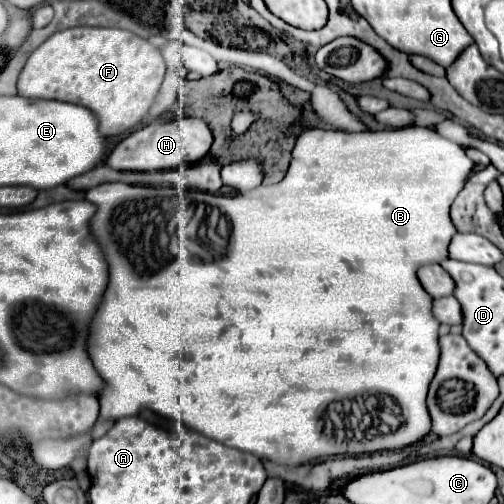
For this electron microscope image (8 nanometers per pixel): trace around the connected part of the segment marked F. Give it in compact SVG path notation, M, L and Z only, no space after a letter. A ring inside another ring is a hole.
M70 27L56 31L28 57L18 77L18 95L30 99L54 99L90 109L98 117L104 137L122 135L136 127L166 75L160 51L146 39L114 27Z

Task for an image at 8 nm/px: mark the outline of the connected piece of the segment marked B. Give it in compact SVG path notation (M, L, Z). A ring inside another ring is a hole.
M402 127L362 133L306 129L296 139L292 163L288 167L286 177L280 183L260 185L248 193L240 193L234 197L212 195L202 191L198 193L196 189L180 193L172 187L148 187L126 183L104 183L86 191L86 199L98 207L94 217L90 219L90 231L98 239L100 247L104 247L110 273L108 287L90 321L86 349L94 369L104 381L104 391L100 395L100 417L116 421L128 415L138 415L142 409L150 409L162 417L178 419L186 427L210 439L218 439L228 447L238 447L242 451L258 455L260 459L266 457L276 463L310 463L314 459L324 459L326 455L362 455L366 451L406 447L422 439L430 431L426 393L438 365L440 349L438 321L430 317L432 297L426 295L426 291L422 291L422 285L418 283L414 271L420 265L440 263L448 257L448 245L452 235L456 233L456 227L452 225L452 219L448 215L450 205L456 199L458 191L462 191L462 187L466 185L472 167L472 159L464 153L460 145L440 137L434 129L428 127ZM190 221L198 221L194 223L194 235L188 233L188 229L192 229ZM396 407L400 409L400 423L390 423L390 427L384 427L384 413L378 413L378 409L388 411L386 415L394 415ZM360 413L362 419L358 417L358 421L352 423L352 415Z

